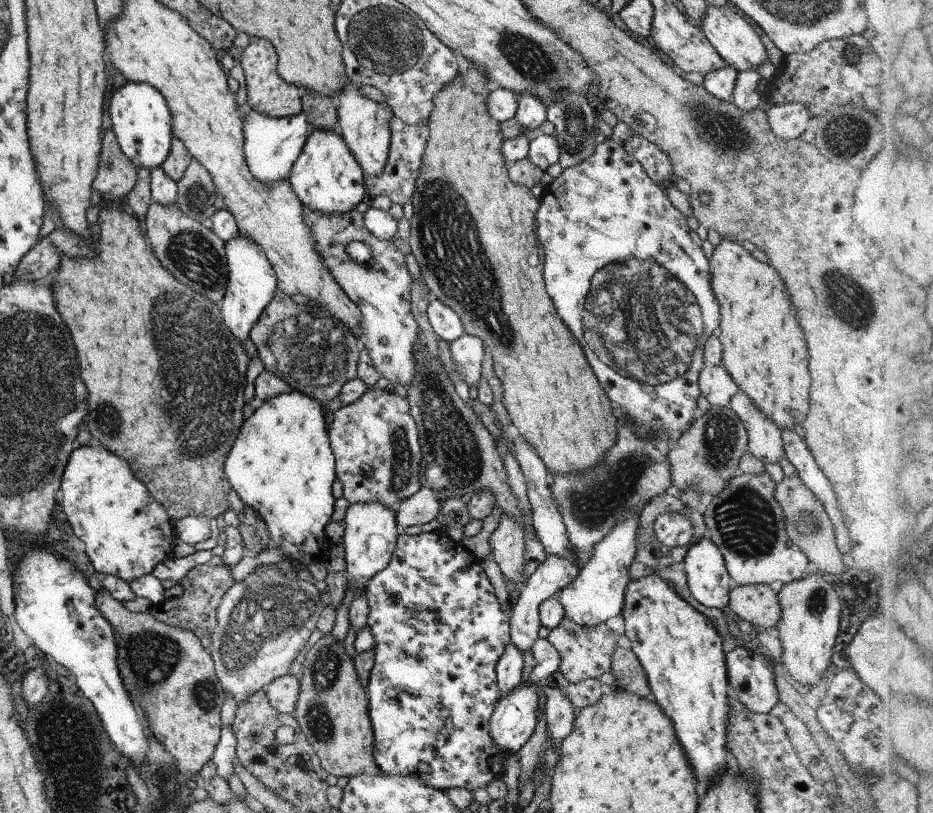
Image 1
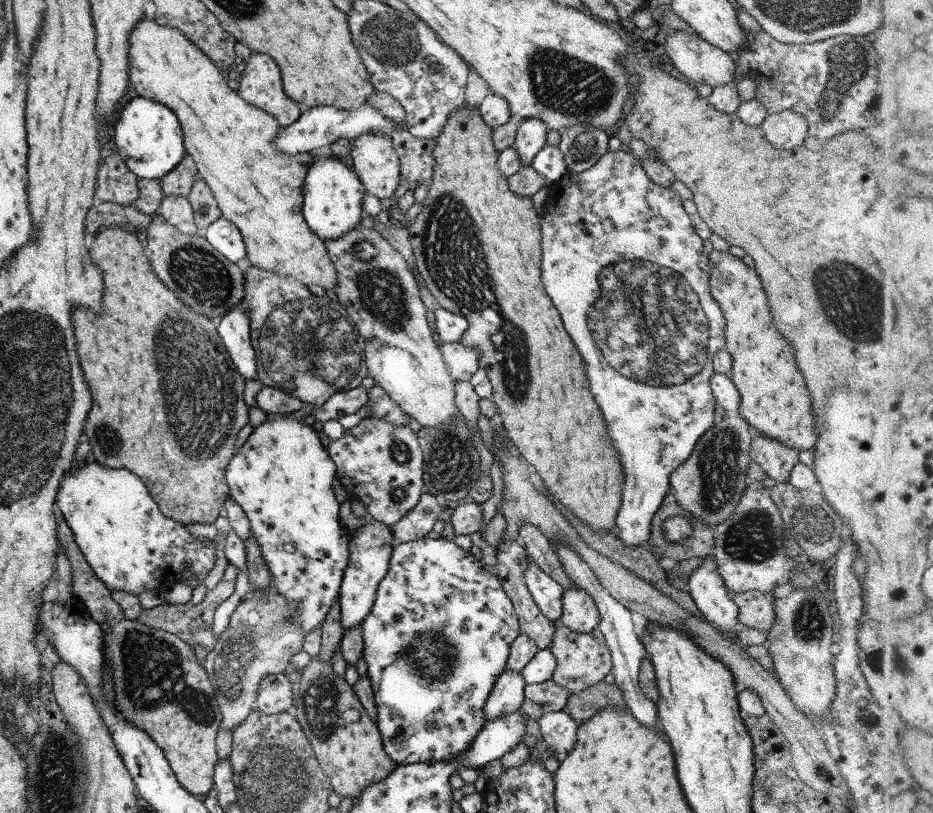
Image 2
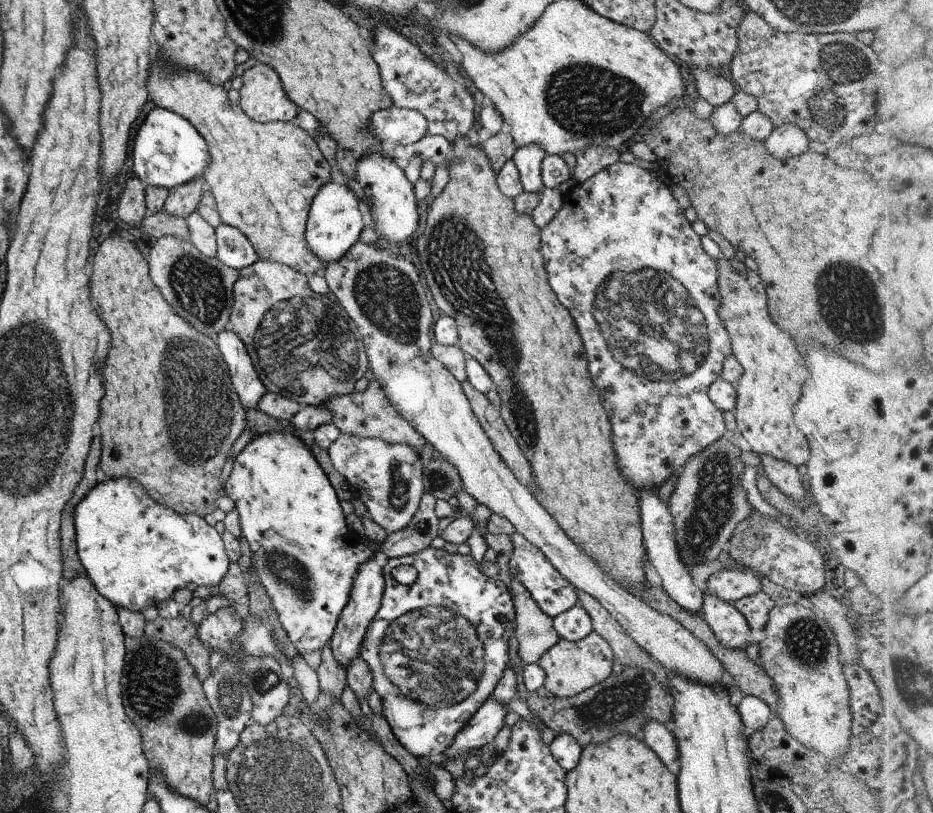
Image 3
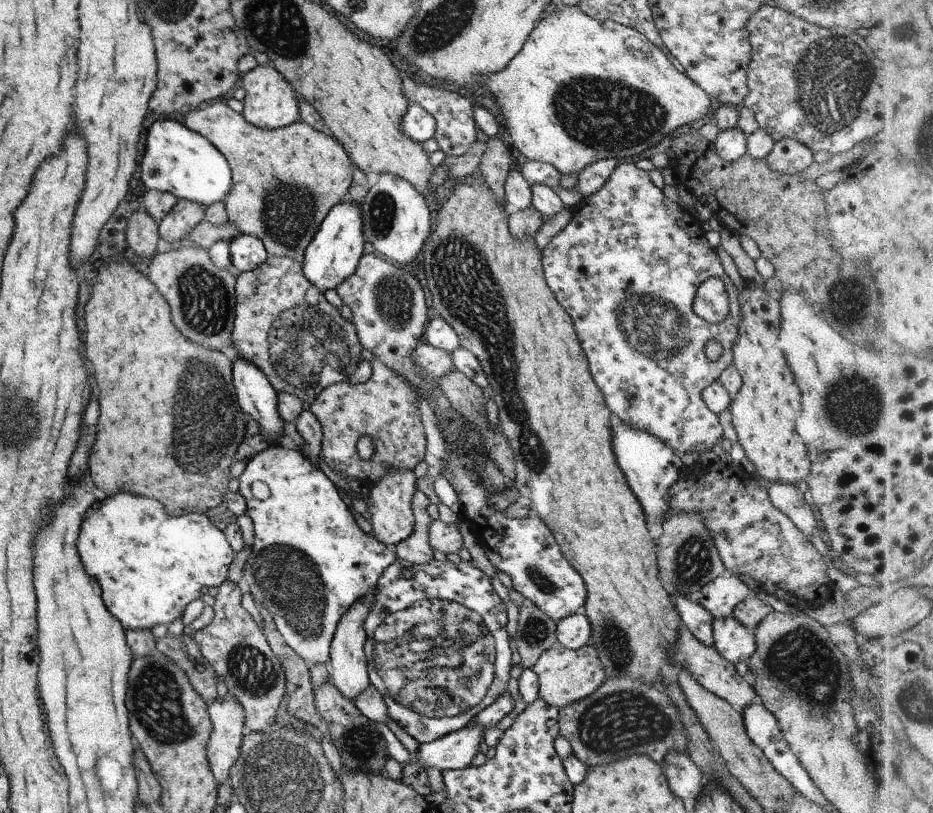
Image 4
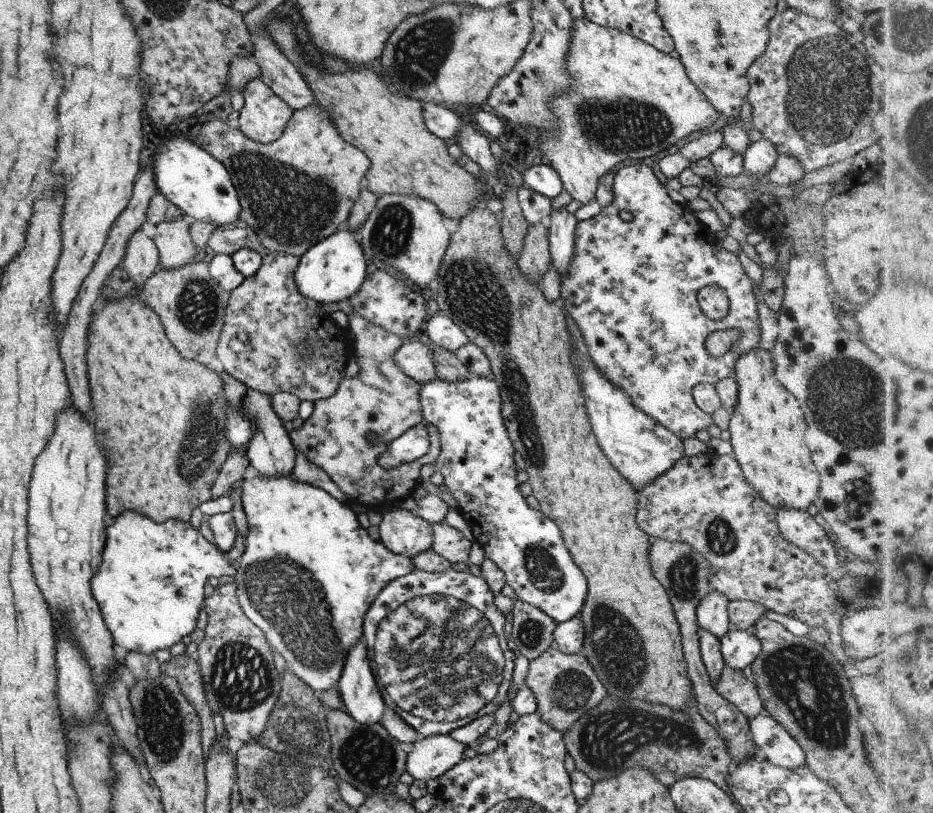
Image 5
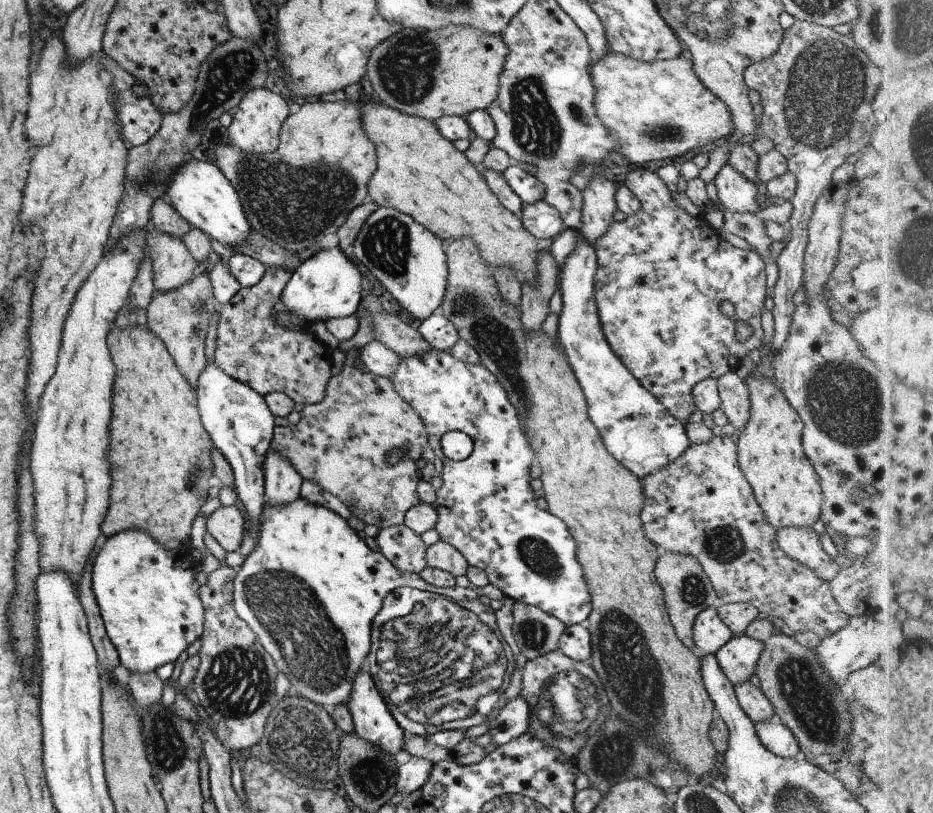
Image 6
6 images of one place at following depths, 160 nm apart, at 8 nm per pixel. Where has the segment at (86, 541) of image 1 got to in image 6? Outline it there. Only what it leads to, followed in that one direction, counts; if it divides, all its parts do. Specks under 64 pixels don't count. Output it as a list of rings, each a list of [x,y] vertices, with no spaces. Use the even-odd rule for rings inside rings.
[[[127,529],[111,538],[107,538],[101,546],[99,552],[92,560],[91,565],[91,590],[98,606],[100,617],[102,618],[106,635],[109,637],[111,644],[115,647],[118,654],[120,665],[126,668],[129,672],[140,672],[146,673],[154,671],[157,666],[161,664],[167,664],[167,662],[173,663],[177,656],[181,654],[181,651],[185,650],[193,640],[200,638],[202,633],[202,622],[203,622],[203,607],[198,597],[198,588],[195,581],[195,573],[199,572],[200,563],[194,564],[191,555],[188,553],[186,546],[170,551],[165,547],[162,547],[147,531],[139,529]]]

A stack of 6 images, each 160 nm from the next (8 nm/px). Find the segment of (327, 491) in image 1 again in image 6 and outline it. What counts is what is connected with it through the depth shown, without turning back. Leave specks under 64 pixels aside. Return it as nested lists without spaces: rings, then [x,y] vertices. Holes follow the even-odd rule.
[[[299,496],[290,503],[284,505],[272,505],[267,503],[263,505],[259,515],[259,530],[255,546],[249,554],[246,554],[241,568],[236,572],[232,580],[232,605],[237,616],[247,623],[247,626],[256,634],[259,644],[266,650],[273,659],[278,672],[282,672],[288,678],[290,685],[288,688],[289,695],[299,695],[315,704],[321,705],[327,710],[331,710],[337,703],[345,703],[350,693],[352,678],[355,673],[364,666],[363,658],[366,657],[370,649],[370,630],[371,619],[377,614],[382,603],[382,598],[397,587],[414,587],[421,591],[429,591],[438,596],[447,596],[454,600],[471,600],[479,596],[486,596],[489,600],[504,600],[502,592],[492,584],[486,584],[483,587],[473,589],[473,587],[462,588],[453,586],[449,588],[437,588],[429,586],[417,573],[402,573],[396,566],[393,566],[379,551],[374,552],[365,545],[363,539],[359,538],[357,533],[347,525],[347,520],[341,518],[338,514],[332,512],[324,506],[310,503],[303,497]]]

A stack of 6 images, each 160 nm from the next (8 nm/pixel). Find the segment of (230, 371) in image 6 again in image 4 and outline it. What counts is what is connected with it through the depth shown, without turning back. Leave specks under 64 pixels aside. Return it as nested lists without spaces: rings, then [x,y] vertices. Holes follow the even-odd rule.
[[[267,255],[264,258],[264,261],[253,270],[243,271],[236,274],[234,280],[234,295],[236,301],[230,339],[232,347],[236,350],[236,357],[241,357],[243,360],[246,360],[248,363],[255,366],[256,369],[259,369],[276,393],[289,393],[296,396],[301,402],[307,402],[310,404],[322,388],[335,383],[348,382],[347,374],[345,374],[345,372],[339,372],[339,374],[337,374],[333,368],[323,366],[319,372],[315,372],[315,374],[319,374],[319,376],[323,378],[323,380],[321,380],[321,384],[317,384],[317,386],[293,386],[293,380],[291,380],[291,386],[289,386],[287,382],[283,382],[283,380],[273,372],[273,368],[271,368],[271,364],[269,364],[269,354],[267,354],[267,330],[269,330],[271,322],[277,318],[277,314],[279,314],[281,310],[291,308],[291,306],[301,306],[301,304],[307,304],[307,306],[311,304],[311,306],[313,306],[313,304],[317,304],[317,302],[319,302],[319,298],[321,298],[322,295],[318,288],[313,286],[313,284],[303,276],[301,264],[287,257]]]

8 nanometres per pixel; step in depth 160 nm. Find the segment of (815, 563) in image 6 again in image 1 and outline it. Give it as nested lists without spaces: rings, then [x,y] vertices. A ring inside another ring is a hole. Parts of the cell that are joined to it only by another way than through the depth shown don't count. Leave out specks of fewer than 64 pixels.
[[[738,391],[729,398],[728,408],[737,414],[745,428],[749,454],[762,463],[779,464],[779,460],[785,458],[780,430],[753,406],[743,392]]]

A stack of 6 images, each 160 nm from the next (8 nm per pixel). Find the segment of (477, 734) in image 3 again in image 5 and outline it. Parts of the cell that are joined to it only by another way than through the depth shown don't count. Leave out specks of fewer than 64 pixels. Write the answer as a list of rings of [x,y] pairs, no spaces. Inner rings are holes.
[[[432,735],[417,740],[408,749],[404,772],[424,783],[442,776],[463,758],[464,747],[448,735]]]

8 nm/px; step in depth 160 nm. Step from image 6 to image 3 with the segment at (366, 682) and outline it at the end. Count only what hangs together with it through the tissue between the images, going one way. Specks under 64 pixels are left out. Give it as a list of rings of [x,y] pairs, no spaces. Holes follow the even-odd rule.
[[[374,556],[362,562],[357,569],[356,575],[353,577],[351,590],[348,594],[347,602],[339,613],[336,625],[334,626],[329,644],[333,658],[343,668],[349,664],[358,655],[359,647],[367,630],[367,626],[371,622],[373,616],[377,612],[380,605],[384,587],[384,578],[382,568],[375,562]]]

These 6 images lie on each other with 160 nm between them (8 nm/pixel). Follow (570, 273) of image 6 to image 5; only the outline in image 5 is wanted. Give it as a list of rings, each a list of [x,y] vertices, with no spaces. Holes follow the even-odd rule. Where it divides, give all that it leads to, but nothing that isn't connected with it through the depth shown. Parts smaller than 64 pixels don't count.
[[[562,207],[549,212],[547,224],[547,239],[549,240],[549,255],[551,264],[563,278],[567,264],[571,262],[571,254],[575,254],[575,224],[577,220]],[[565,313],[565,326],[571,338],[571,364],[577,370],[577,378],[581,385],[581,392],[585,398],[585,410],[587,410],[587,418],[593,434],[599,442],[599,448],[603,450],[603,454],[609,463],[623,478],[636,490],[643,489],[645,484],[649,484],[657,476],[664,474],[684,455],[682,441],[673,434],[668,432],[665,426],[661,426],[648,418],[645,412],[641,412],[631,398],[623,392],[623,388],[613,386],[607,378],[603,378],[603,374],[593,366],[587,350],[585,350],[585,342],[581,338],[579,326],[571,320],[571,316]]]

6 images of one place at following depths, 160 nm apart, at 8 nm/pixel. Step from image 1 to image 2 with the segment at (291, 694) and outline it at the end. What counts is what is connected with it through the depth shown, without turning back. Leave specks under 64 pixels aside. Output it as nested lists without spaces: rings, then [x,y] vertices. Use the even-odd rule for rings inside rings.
[[[283,673],[267,675],[258,684],[258,691],[254,708],[266,715],[285,713],[285,710],[293,704],[293,694],[289,680]]]

